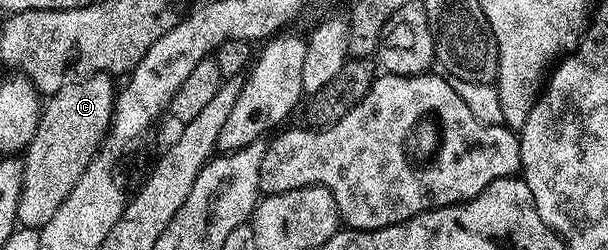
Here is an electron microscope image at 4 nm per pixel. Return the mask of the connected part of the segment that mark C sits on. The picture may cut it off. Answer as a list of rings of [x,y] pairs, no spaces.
[[[108,73],[87,76],[85,79],[62,87],[48,97],[40,113],[38,128],[23,154],[21,198],[18,199],[18,223],[22,227],[41,228],[56,213],[57,207],[68,196],[89,162],[99,151],[110,131],[111,116],[115,113],[116,85],[111,85]]]

